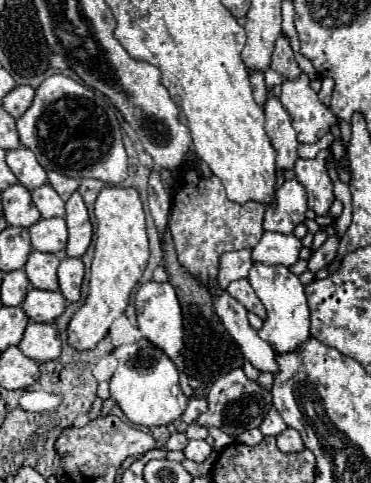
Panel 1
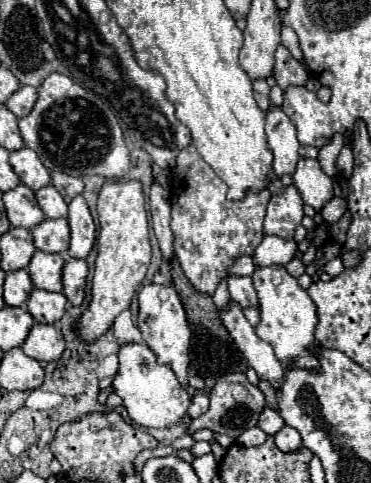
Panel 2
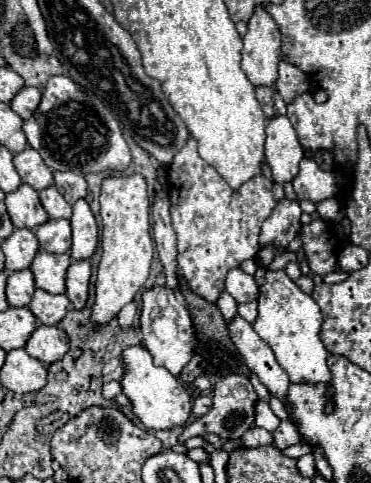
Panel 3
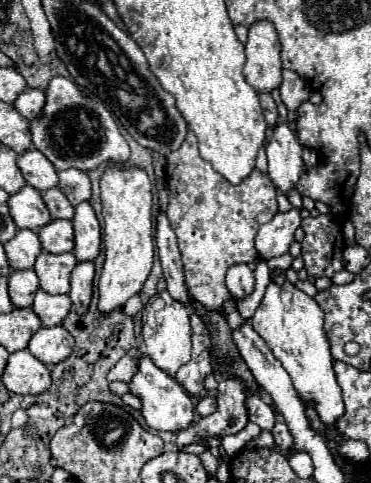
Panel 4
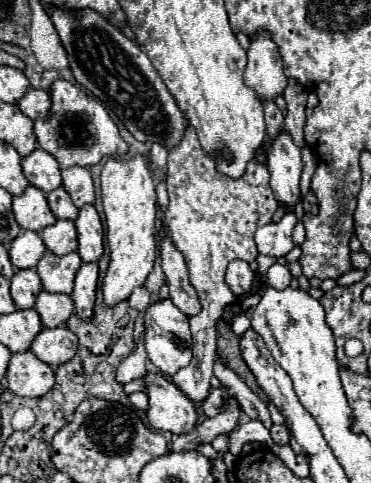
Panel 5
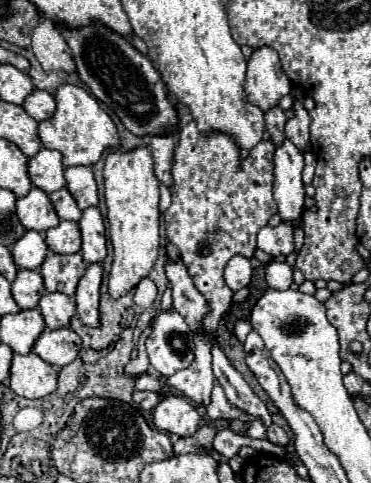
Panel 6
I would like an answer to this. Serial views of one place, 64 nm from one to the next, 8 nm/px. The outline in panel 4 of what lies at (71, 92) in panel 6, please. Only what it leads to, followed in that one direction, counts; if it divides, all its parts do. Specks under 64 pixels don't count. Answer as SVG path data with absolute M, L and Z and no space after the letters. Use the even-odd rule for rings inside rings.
M54 76L50 80L46 88L46 104L28 128L32 144L52 162L56 170L76 168L88 172L104 162L124 164L130 158L130 148L102 100L84 96L78 86L64 76Z

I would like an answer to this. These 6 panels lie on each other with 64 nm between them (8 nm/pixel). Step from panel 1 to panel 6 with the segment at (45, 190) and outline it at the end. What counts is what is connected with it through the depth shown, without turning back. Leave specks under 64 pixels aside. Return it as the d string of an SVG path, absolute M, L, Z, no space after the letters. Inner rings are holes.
M66 188L52 192L52 194L50 194L50 200L52 200L52 206L54 206L56 214L58 214L62 220L74 220L74 222L80 220L82 210L76 206L74 198L70 196L70 192L68 192Z

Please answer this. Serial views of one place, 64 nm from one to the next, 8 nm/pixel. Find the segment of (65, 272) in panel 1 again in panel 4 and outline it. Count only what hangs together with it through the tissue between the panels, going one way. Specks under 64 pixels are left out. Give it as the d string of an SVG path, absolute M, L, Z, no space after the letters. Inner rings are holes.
M78 262L70 276L70 300L76 312L86 312L90 298L92 298L92 278L94 278L94 264L92 262Z

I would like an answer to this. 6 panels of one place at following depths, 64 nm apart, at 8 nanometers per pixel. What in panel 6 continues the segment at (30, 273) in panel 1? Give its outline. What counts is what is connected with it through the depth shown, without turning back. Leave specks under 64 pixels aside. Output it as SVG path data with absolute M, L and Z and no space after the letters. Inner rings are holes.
M48 252L46 260L42 262L40 274L44 278L44 286L48 292L62 292L62 294L74 296L76 284L84 274L84 268L86 264L80 252L66 254L66 256Z

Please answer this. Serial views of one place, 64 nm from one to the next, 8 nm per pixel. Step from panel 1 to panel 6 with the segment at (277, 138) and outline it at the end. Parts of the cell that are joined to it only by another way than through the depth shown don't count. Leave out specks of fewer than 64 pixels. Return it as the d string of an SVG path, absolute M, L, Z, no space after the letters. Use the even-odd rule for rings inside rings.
M286 138L274 152L274 200L282 220L298 222L304 206L302 152Z

